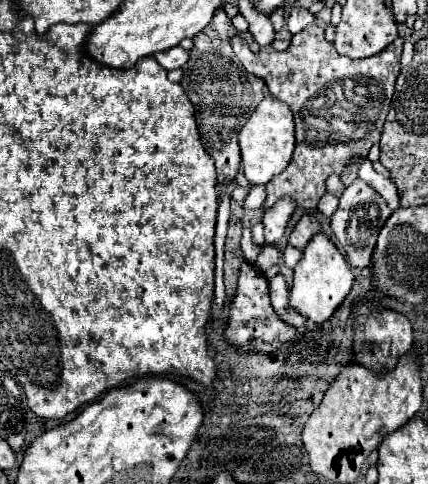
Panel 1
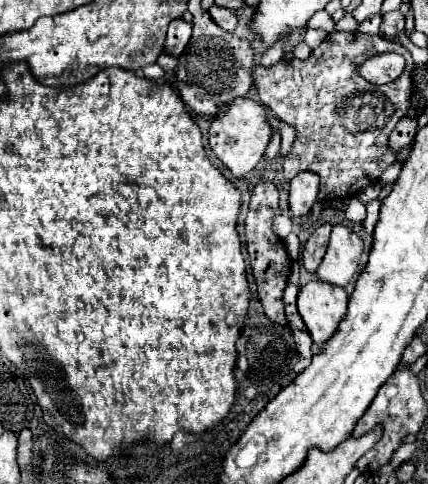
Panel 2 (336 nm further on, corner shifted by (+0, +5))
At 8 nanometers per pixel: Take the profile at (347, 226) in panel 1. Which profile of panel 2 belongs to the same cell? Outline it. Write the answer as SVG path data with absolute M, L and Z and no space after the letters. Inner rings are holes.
M335 224L327 254L321 266L317 268L317 278L321 282L345 288L347 282L357 272L361 252L363 252L363 240L351 228Z

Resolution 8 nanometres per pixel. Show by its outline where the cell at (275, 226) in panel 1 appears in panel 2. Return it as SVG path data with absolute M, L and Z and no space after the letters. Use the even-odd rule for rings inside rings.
M301 172L291 180L289 206L291 206L293 218L301 218L301 216L309 214L313 202L317 200L319 180L321 178L317 178L317 174L313 174L313 172Z

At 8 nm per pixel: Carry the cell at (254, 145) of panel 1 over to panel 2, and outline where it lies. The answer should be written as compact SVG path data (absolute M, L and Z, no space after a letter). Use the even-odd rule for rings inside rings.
M235 98L229 106L219 108L217 116L211 120L209 146L219 162L231 170L233 176L243 178L249 170L257 166L267 144L271 140L271 126L267 122L267 110L251 98Z

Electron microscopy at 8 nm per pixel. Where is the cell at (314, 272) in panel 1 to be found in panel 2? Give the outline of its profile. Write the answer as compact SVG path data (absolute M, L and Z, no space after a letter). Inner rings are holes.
M315 280L301 288L297 306L313 344L323 346L339 330L339 322L347 314L347 294L339 286Z

